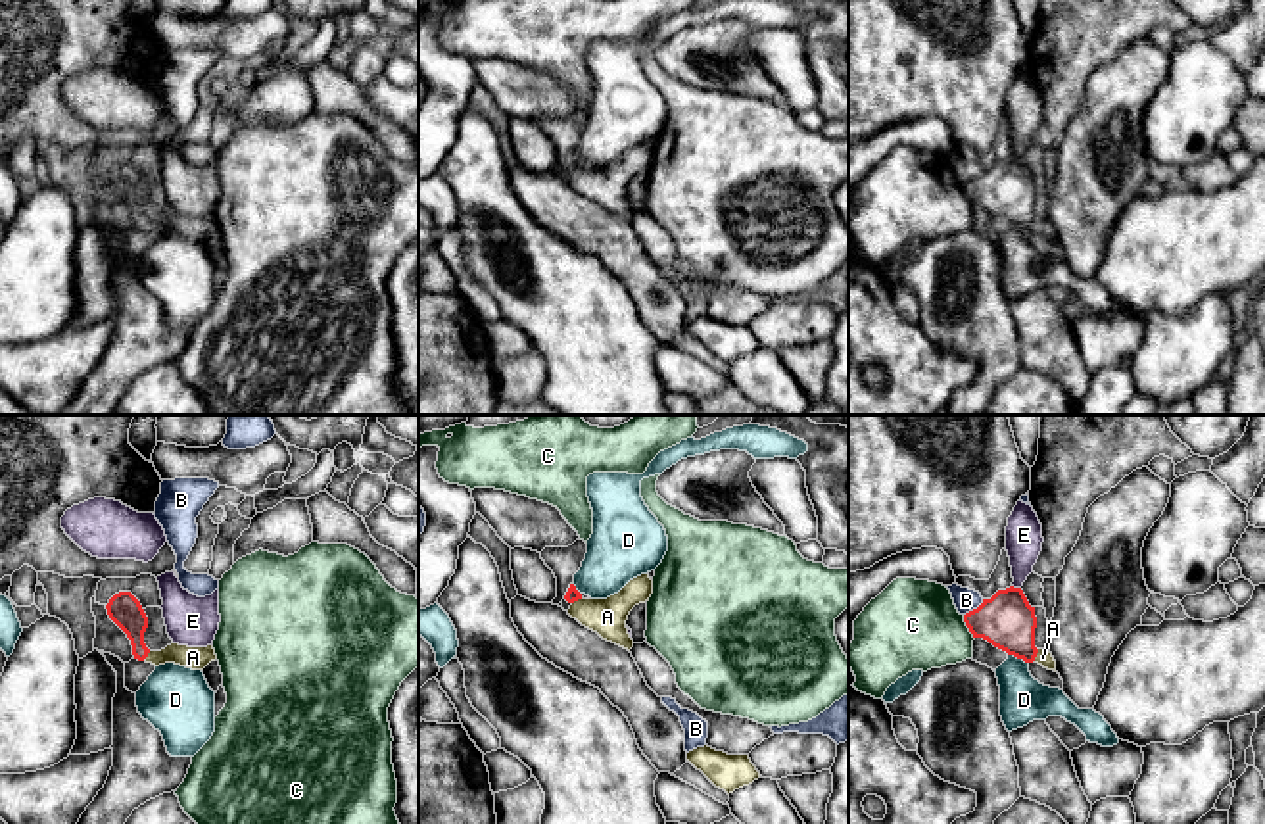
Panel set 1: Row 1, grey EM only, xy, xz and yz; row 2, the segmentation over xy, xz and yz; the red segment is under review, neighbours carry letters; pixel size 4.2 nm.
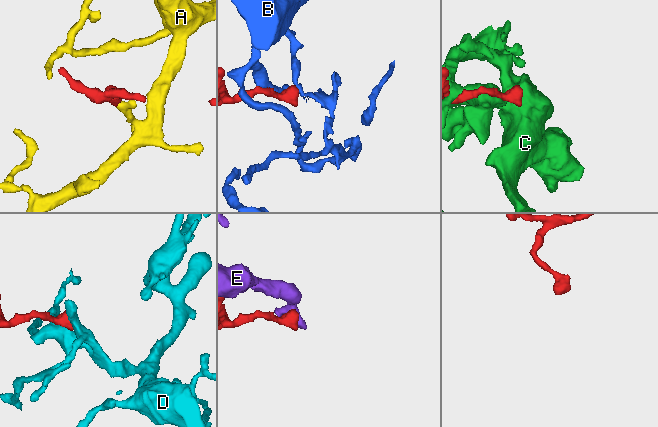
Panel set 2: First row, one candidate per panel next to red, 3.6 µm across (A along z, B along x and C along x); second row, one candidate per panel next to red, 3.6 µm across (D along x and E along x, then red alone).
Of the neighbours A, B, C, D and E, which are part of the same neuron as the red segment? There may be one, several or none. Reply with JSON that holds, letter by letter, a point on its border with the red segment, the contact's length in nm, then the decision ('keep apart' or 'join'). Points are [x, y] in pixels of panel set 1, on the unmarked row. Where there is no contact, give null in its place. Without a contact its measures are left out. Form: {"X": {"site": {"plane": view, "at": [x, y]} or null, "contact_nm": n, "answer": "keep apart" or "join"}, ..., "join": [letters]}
{"A": {"site": {"plane": "yz", "at": [1035, 225]}, "contact_nm": 50, "answer": "join"}, "B": {"site": {"plane": "yz", "at": [974, 179]}, "contact_nm": 110, "answer": "keep apart"}, "C": {"site": {"plane": "yz", "at": [968, 196]}, "contact_nm": 120, "answer": "keep apart"}, "D": {"site": {"plane": "yz", "at": [1018, 227]}, "contact_nm": 100, "answer": "keep apart"}, "E": {"site": {"plane": "yz", "at": [1016, 158]}, "contact_nm": 40, "answer": "keep apart"}, "join": ["A"]}

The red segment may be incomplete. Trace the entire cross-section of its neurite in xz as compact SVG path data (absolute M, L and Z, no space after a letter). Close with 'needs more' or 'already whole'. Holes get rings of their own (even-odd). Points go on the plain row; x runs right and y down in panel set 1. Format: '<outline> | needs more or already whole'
M641 144L607 169L584 169L574 154L570 154L564 169L570 173L568 184L582 196L630 221L633 209L626 198L628 184L635 175L649 171L651 163L653 150L649 144Z | needs more

